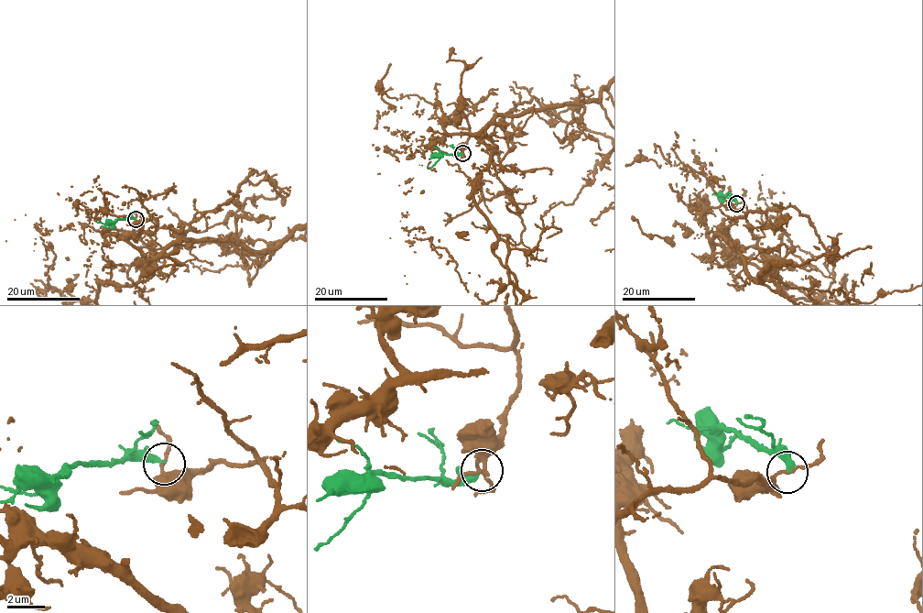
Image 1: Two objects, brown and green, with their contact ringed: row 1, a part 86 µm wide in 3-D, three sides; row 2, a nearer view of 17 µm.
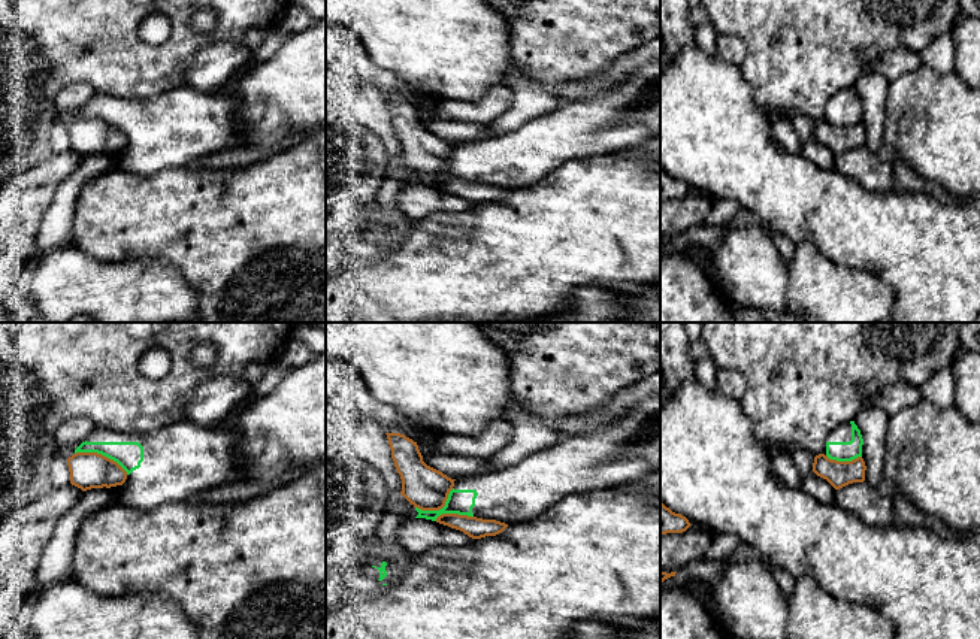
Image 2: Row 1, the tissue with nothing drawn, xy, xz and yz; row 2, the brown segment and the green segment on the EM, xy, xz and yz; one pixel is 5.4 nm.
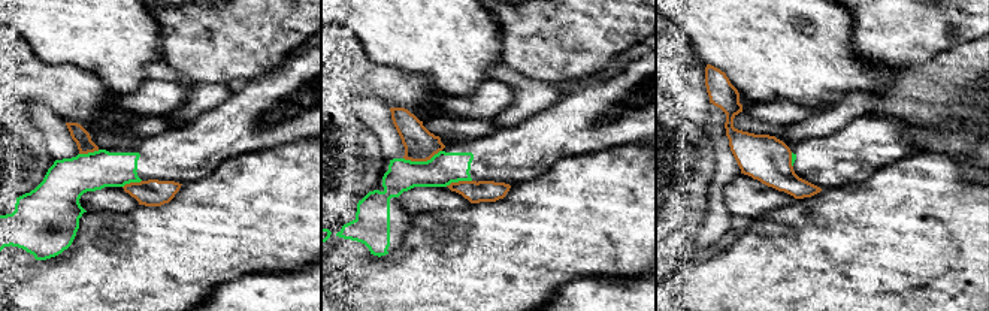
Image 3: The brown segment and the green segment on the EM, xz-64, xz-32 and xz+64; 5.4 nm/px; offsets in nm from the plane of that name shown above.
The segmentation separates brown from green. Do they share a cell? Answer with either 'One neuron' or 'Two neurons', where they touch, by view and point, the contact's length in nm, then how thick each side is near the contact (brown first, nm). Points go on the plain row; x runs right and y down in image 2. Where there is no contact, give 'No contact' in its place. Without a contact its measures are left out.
Two neurons. Touches brown at xy (100, 120). Shared border 300 nm. Thickness 190 nm (brown) against 150 nm

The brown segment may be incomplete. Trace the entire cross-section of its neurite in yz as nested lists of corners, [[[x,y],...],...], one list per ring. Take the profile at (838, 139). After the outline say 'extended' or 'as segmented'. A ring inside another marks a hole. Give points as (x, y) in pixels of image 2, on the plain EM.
[[[819,119],[814,122],[813,128],[813,137],[826,145],[835,155],[853,148],[863,148],[865,136],[866,131],[862,122],[852,127],[837,127],[825,119]]]; as segmented

